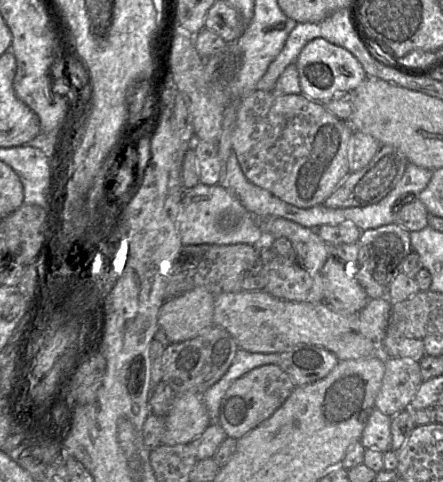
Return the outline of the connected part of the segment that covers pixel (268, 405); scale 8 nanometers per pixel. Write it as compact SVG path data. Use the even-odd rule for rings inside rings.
M277 364L254 368L235 380L226 391L220 403L218 423L227 437L238 440L267 420L290 396L295 387L289 375Z

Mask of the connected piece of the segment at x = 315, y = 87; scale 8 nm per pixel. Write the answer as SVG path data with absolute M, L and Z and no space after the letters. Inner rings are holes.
M323 38L308 42L297 57L295 65L301 93L317 102L327 102L337 91L351 92L367 78L361 63L351 52Z

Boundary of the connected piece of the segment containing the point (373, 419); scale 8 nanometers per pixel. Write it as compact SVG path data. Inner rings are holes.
M374 408L367 419L360 442L365 449L387 452L391 450L391 421L389 417Z

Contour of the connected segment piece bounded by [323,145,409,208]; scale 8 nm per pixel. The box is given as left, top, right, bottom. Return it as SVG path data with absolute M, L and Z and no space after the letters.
M382 145L369 164L350 173L324 201L323 205L328 208L351 208L376 204L394 189L408 165L409 161L397 148Z

